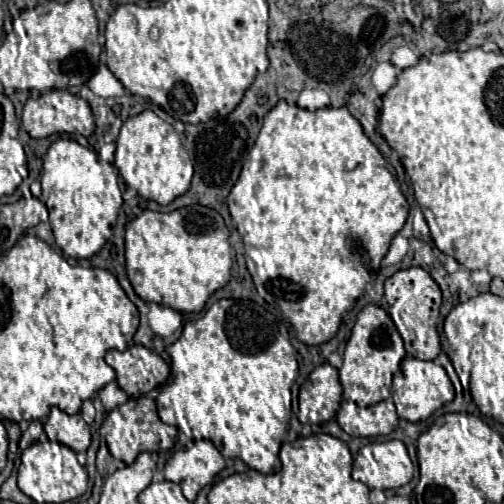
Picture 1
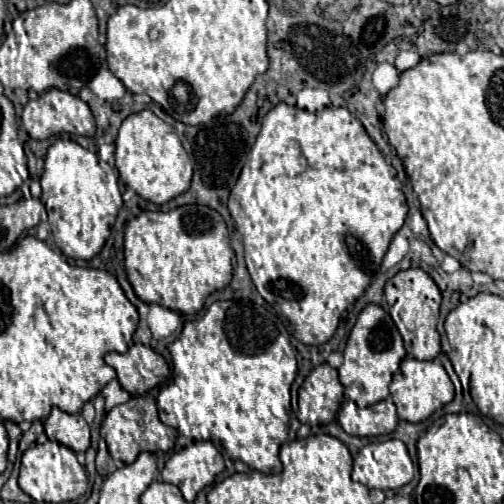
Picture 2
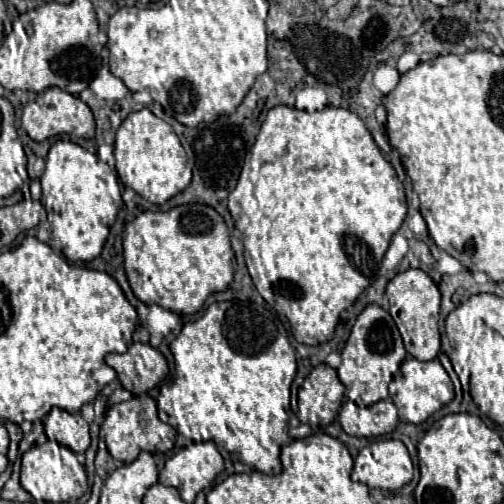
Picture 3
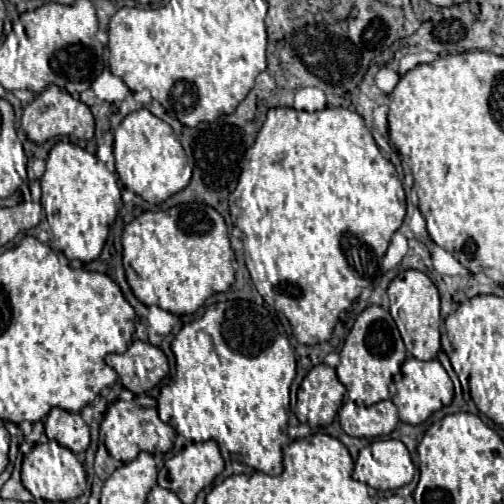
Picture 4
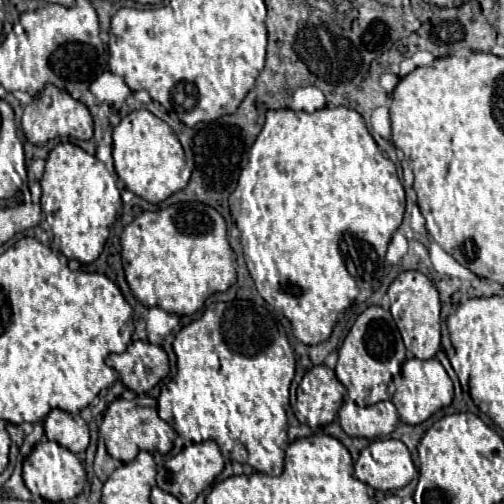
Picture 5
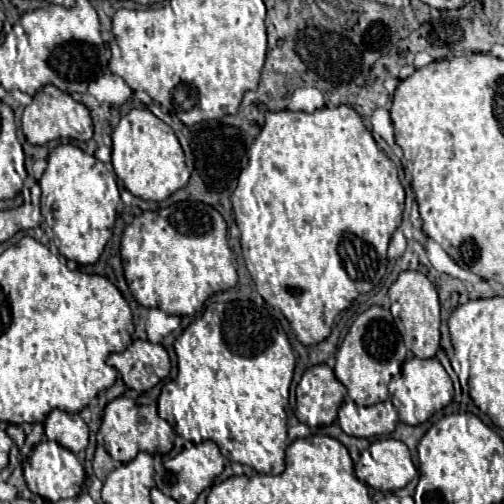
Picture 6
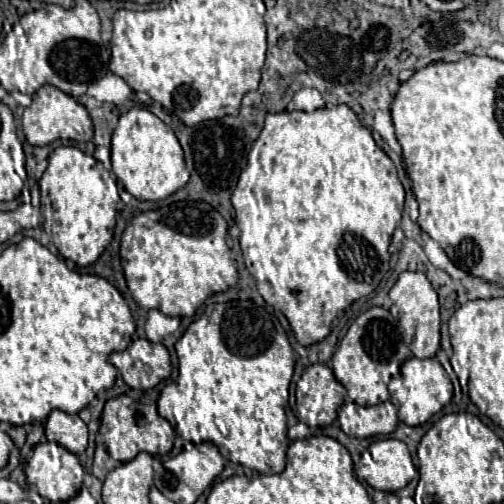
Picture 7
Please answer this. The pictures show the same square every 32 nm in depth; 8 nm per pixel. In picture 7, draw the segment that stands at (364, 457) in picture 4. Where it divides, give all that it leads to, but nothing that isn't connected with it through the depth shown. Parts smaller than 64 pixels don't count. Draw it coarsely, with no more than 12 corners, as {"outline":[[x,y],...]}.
{"outline":[[376,440],[361,454],[358,478],[396,492],[418,471],[400,440]]}

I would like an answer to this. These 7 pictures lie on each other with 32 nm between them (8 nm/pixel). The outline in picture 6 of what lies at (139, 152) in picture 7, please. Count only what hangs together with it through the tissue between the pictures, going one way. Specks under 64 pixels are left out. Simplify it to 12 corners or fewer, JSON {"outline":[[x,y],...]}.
{"outline":[[132,108],[112,132],[112,166],[154,202],[190,178],[174,130]]}

